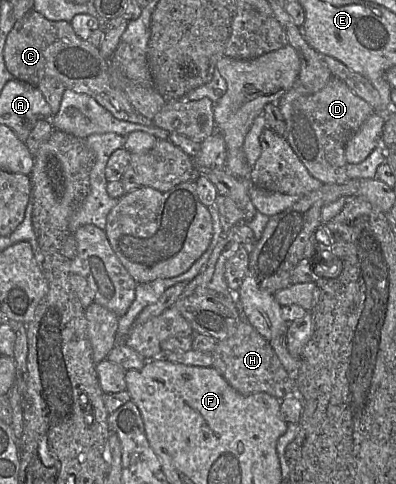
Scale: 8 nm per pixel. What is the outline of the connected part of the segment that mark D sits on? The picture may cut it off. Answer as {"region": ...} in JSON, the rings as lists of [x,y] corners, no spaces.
{"region":[[[337,77],[316,93],[306,92],[304,87],[294,85],[277,102],[286,125],[283,135],[308,172],[323,184],[344,184],[350,178],[347,174],[347,162],[344,157],[348,140],[359,130],[364,121],[376,113],[369,103],[357,96]]]}

